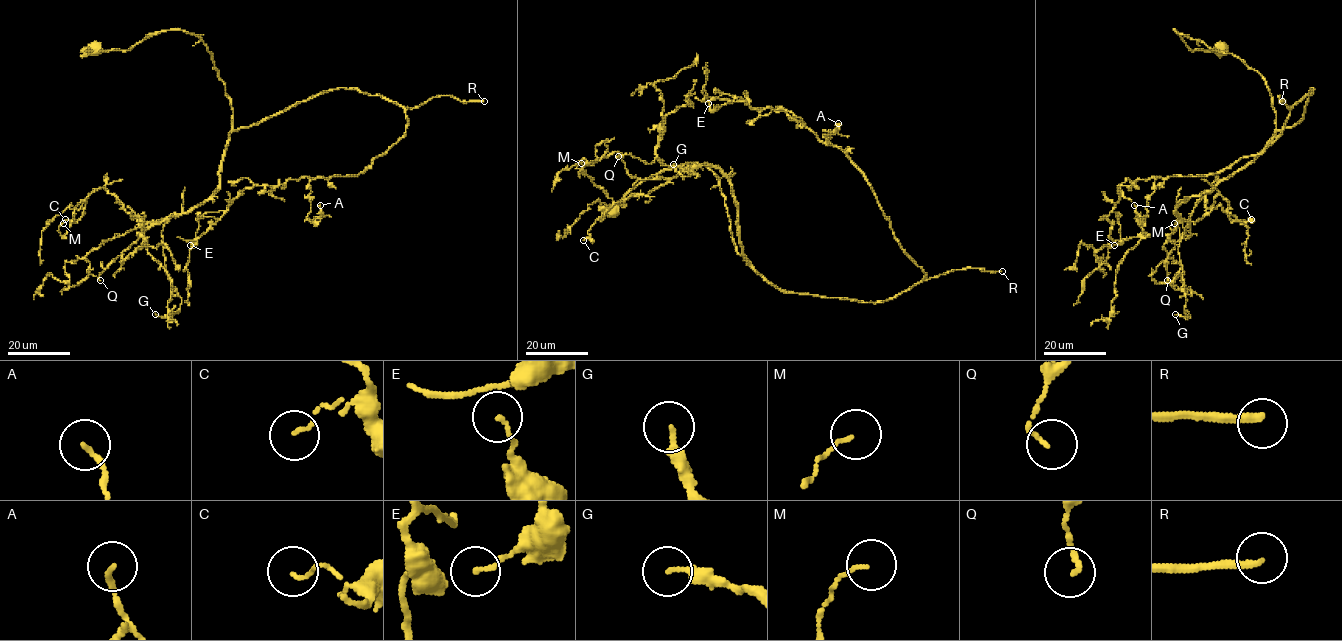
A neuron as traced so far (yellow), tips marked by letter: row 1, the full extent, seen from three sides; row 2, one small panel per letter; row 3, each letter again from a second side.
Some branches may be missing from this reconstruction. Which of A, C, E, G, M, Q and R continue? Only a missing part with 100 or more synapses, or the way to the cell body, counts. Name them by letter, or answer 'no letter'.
R

